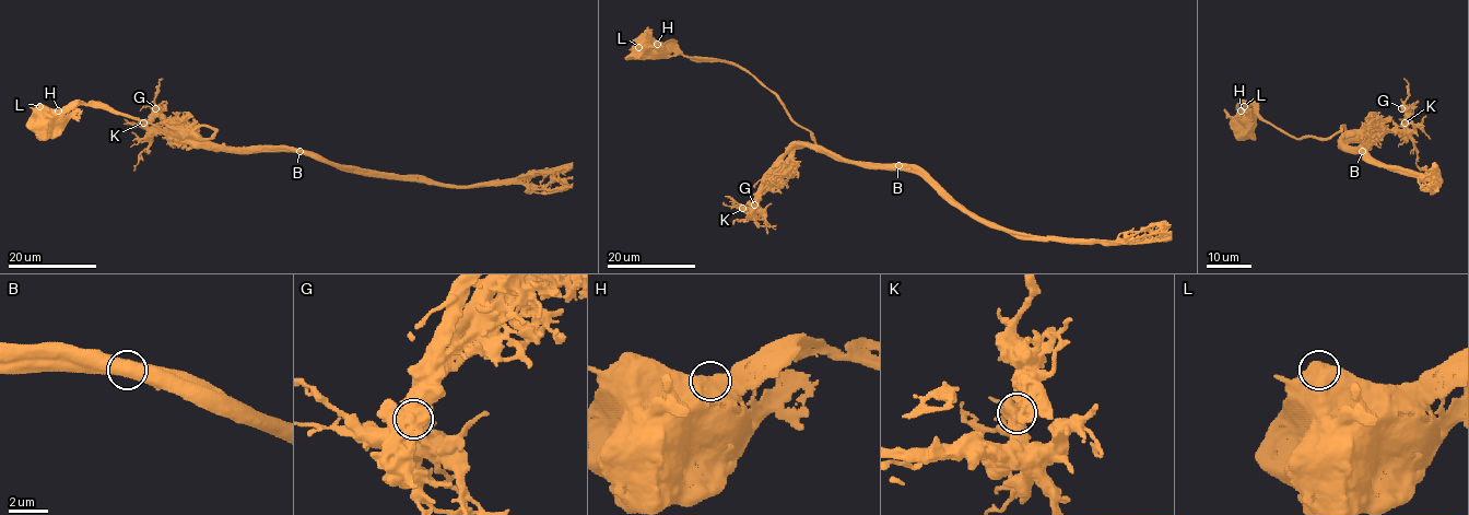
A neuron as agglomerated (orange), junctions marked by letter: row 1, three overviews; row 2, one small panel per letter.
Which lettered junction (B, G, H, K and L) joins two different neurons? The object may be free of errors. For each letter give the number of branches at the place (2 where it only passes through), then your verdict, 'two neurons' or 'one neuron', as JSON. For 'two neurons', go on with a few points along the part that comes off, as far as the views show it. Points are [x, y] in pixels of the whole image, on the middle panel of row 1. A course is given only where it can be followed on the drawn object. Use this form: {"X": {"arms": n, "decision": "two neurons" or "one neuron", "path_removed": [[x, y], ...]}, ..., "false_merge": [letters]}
{"B": {"arms": 2, "decision": "two neurons", "path_removed": [[897, 166], [909, 166], [930, 176], [967, 210], [1032, 238], [1132, 243], [1154, 240], [1164, 227], [1155, 229]]}, "G": {"arms": 2, "decision": "one neuron"}, "H": {"arms": 1, "decision": "one neuron"}, "K": {"arms": 4, "decision": "one neuron"}, "L": {"arms": 1, "decision": "one neuron"}, "false_merge": ["B"]}

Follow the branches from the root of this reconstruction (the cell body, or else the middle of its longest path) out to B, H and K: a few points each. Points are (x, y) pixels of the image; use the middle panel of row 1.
B: (644, 44), (748, 70), (810, 132), (813, 143), (794, 148), (897, 166)
H: (644, 44), (657, 44)
K: (644, 44), (658, 42), (672, 51), (744, 68), (810, 132), (814, 142), (794, 148), (771, 182), (742, 208)

